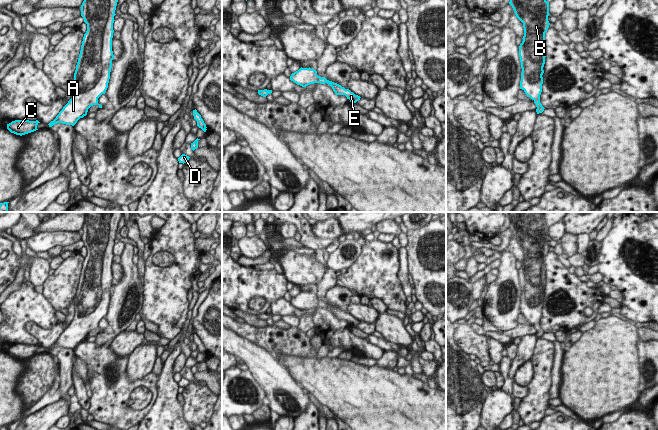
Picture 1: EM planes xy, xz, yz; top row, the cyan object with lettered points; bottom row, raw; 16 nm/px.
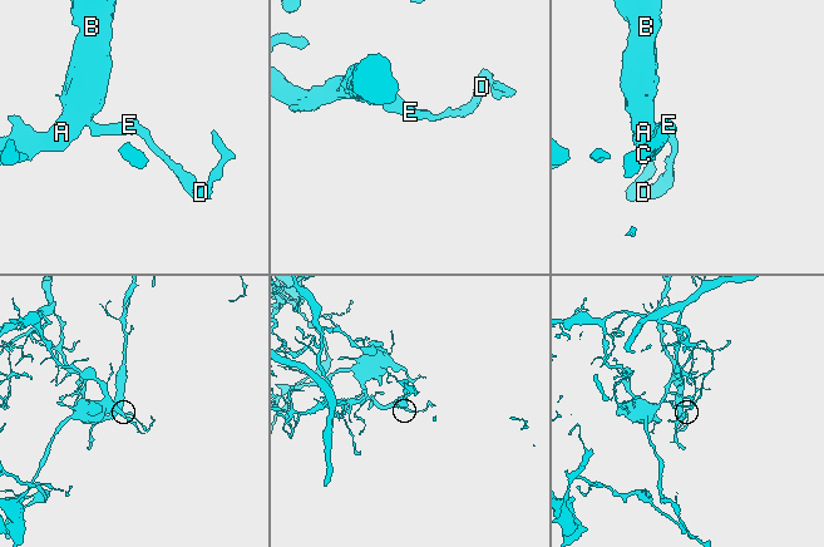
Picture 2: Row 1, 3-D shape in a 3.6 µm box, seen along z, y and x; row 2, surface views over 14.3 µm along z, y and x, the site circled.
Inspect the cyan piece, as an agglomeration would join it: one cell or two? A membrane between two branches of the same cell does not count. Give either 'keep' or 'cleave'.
keep

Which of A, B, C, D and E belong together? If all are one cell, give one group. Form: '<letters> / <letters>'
A B C D E

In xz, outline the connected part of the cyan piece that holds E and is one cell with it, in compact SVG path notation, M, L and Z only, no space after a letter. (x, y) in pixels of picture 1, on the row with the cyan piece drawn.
M301 67L298 71L291 74L290 80L302 87L306 87L314 83L321 83L321 84L327 83L332 87L336 95L345 95L347 99L349 99L350 102L353 103L356 103L361 98L360 96L355 95L349 89L345 89L341 85L327 80L325 77L321 78L320 76L317 75L317 71L311 69L310 67L309 68Z

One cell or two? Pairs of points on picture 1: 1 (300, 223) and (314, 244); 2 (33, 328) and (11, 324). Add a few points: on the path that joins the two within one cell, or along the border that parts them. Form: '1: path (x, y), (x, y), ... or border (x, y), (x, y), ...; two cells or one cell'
1: path (304, 228), (309, 239); one cell
2: border (25, 324), (33, 321), (44, 329), (50, 327); two cells

